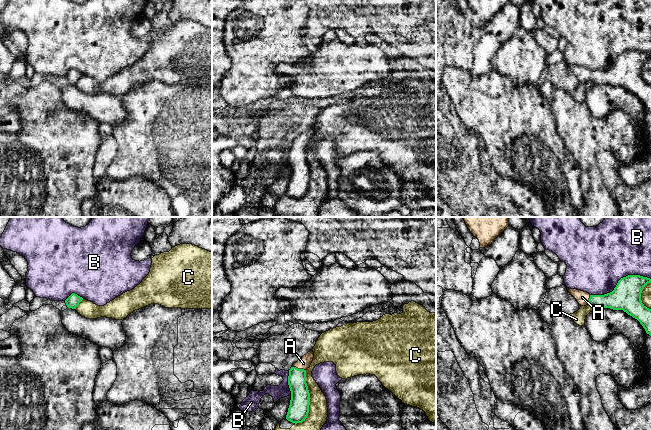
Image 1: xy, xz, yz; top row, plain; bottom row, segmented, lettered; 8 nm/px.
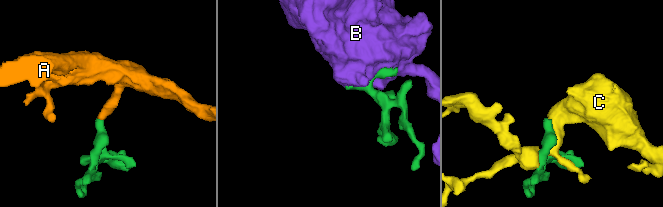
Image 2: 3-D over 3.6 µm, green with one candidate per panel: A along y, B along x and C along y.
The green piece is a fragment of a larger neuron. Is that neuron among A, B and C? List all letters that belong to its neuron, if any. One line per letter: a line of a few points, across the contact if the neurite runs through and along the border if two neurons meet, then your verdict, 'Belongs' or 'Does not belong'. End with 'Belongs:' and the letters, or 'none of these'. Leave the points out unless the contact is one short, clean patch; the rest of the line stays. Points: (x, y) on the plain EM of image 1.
A: Line: xz (300, 173), (299, 145), (303, 139). Belongs
B: Does not belong
C: Does not belong
Belongs: A

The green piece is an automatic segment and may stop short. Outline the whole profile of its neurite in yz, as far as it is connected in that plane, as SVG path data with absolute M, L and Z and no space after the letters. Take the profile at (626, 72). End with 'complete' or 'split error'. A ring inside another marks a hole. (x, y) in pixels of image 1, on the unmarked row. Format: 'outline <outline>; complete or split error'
outline M628 51L618 57L612 68L604 71L590 71L577 65L567 64L567 66L581 82L623 86L637 95L646 109L651 112L651 85L647 84L641 76L642 66L648 59L651 59L650 54Z; split error

